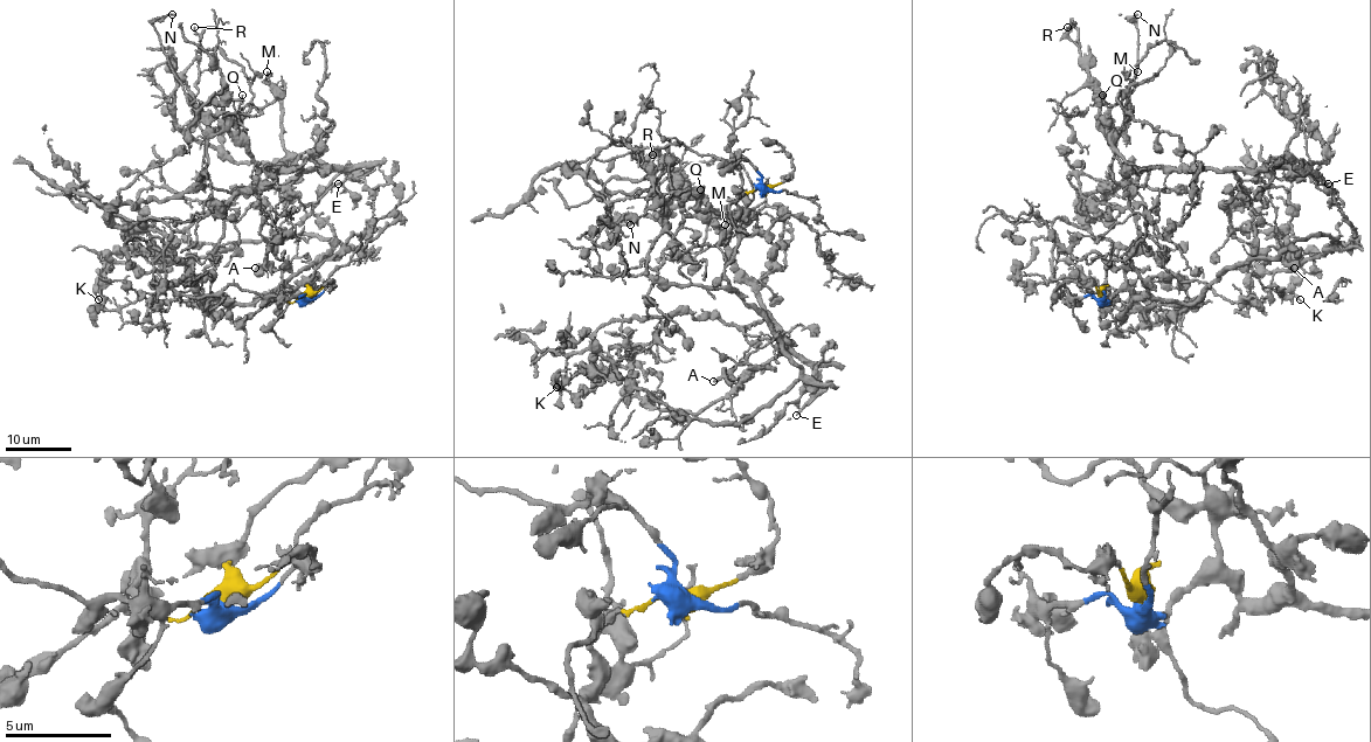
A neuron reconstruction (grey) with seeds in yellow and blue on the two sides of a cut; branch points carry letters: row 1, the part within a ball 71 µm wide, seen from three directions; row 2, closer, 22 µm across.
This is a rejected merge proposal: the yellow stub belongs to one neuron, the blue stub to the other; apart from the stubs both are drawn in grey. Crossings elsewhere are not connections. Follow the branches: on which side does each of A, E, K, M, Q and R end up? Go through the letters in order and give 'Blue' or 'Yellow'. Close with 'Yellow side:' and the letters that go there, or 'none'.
A: Yellow
E: Yellow
K: Yellow
M: Yellow
Q: Yellow
R: Yellow
Yellow side: A, E, K, M, Q, R

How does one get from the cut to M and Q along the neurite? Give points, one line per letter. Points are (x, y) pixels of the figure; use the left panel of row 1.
M: (306, 297), (267, 304), (334, 230), (284, 189), (306, 171), (260, 167), (236, 130), (275, 98), (267, 71)
Q: (306, 297), (279, 290), (267, 304), (334, 230), (284, 189), (306, 171), (258, 166), (236, 130), (243, 95)

